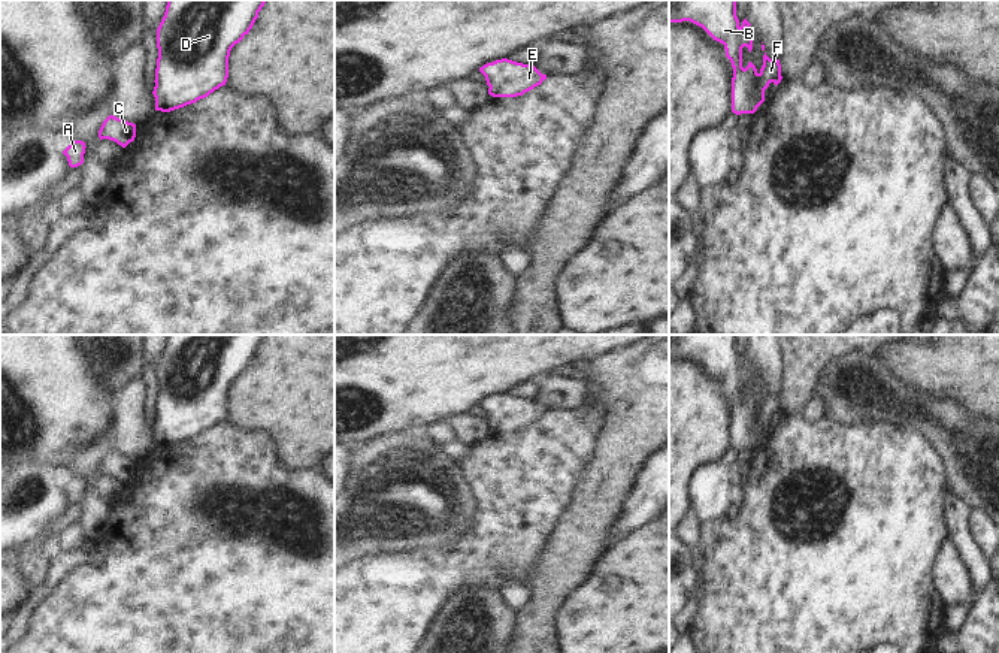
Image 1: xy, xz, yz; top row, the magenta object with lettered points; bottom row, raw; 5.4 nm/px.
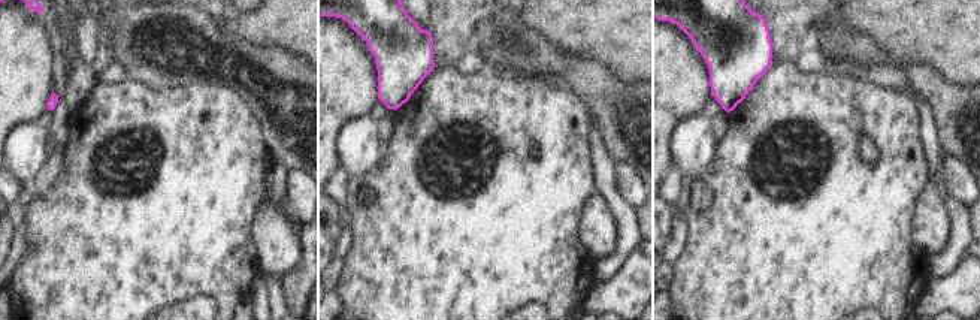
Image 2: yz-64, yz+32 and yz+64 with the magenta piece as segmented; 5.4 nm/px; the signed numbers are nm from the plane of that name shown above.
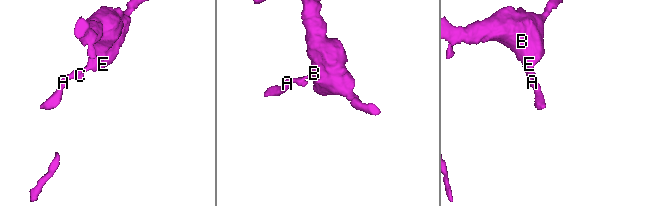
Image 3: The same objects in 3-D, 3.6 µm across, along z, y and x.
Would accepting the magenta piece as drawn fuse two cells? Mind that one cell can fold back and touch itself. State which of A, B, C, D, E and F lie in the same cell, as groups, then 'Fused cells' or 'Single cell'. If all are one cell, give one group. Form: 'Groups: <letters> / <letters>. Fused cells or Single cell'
Groups: A B C D E F. Single cell.

